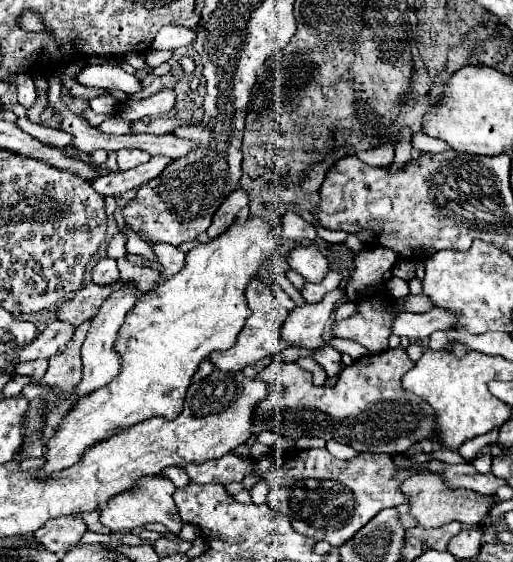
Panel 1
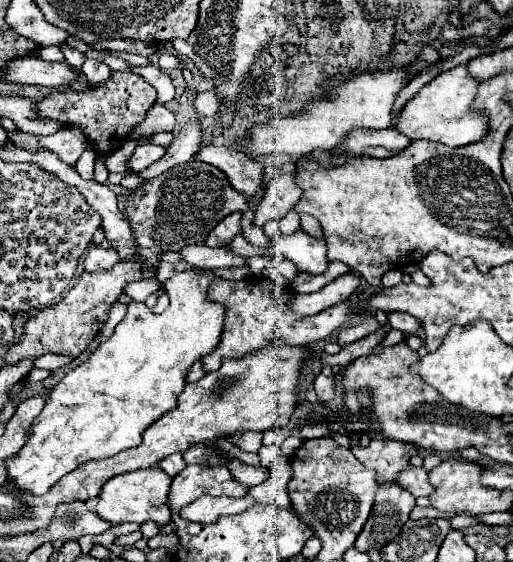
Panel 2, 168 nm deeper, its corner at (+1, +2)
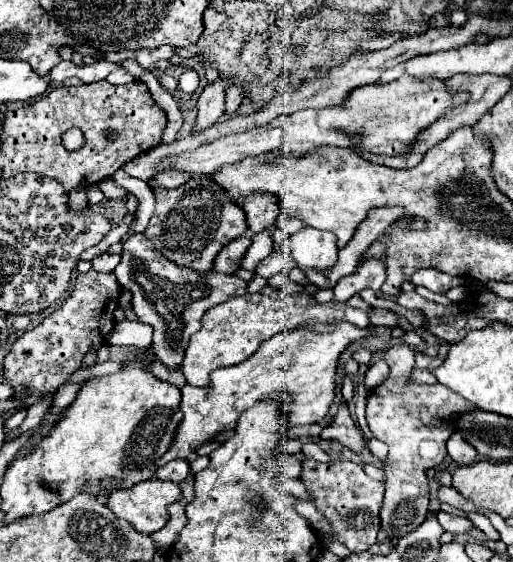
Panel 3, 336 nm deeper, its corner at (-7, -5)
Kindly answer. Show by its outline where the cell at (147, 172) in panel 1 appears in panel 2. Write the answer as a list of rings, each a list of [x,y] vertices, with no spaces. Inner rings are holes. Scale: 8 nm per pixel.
[[[190,119],[190,123],[176,135],[172,145],[166,149],[166,155],[158,163],[154,163],[154,167],[142,169],[142,173],[138,177],[152,179],[152,177],[162,175],[162,171],[168,171],[174,165],[190,161],[194,157],[194,151],[198,151],[200,139],[202,139],[200,121],[198,119]]]

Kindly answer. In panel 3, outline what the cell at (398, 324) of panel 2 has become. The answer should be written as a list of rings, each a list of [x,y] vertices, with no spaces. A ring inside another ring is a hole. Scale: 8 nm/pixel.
[[[384,308],[370,310],[370,324],[372,326],[390,326],[390,328],[394,328],[394,326],[398,326],[398,320],[400,320],[400,316],[392,310],[384,310]]]

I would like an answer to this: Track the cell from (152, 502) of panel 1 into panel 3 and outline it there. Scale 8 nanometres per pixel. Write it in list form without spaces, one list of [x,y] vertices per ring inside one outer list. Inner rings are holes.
[[[152,478],[152,480],[146,480],[146,482],[140,482],[136,484],[134,488],[128,488],[128,490],[116,490],[114,494],[110,494],[110,500],[108,500],[108,508],[118,516],[118,518],[124,518],[128,520],[138,532],[142,534],[154,534],[158,532],[160,528],[164,528],[164,524],[168,522],[168,506],[178,502],[182,498],[182,490],[176,482],[168,482],[168,480],[158,480],[158,478]]]

